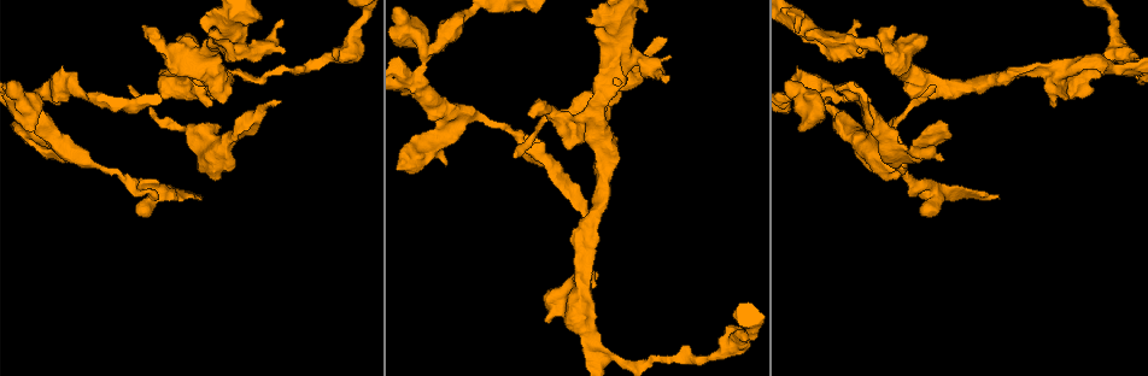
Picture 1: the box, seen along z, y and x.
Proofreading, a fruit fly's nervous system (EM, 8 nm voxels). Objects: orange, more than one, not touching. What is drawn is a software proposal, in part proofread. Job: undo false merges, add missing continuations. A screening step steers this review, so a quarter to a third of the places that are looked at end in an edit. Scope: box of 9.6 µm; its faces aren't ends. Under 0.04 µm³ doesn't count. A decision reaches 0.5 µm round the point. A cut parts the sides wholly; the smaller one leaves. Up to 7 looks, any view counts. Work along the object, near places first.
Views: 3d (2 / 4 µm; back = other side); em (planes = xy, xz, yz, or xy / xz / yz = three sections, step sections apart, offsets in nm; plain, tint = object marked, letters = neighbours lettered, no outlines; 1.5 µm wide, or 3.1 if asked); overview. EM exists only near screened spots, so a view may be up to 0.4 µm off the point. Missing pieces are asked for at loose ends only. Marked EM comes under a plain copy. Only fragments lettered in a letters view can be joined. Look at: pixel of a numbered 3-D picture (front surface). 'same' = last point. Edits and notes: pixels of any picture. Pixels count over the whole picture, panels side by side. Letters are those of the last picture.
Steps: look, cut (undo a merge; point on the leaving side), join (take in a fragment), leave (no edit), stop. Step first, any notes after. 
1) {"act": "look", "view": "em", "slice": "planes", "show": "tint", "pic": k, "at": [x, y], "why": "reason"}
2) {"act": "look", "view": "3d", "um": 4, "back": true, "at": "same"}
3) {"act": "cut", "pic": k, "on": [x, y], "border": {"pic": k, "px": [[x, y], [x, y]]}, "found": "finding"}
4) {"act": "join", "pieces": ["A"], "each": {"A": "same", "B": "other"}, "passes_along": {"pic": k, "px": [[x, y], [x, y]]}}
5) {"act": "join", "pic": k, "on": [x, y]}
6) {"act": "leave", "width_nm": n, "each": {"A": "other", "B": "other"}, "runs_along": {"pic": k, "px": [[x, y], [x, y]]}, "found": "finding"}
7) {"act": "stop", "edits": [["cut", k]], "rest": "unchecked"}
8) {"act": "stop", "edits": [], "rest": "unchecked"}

{"act": "look", "view": "3d", "um": 2, "pic": 1, "at": [854, 20], "why": "an open end"}

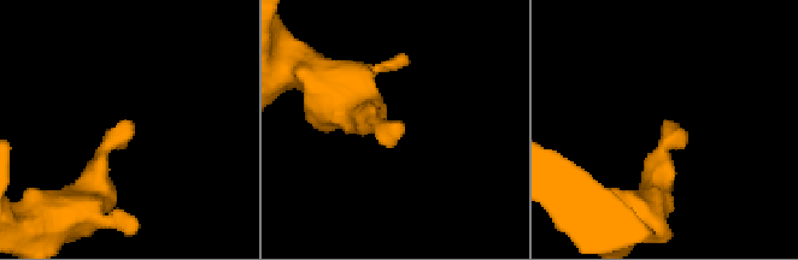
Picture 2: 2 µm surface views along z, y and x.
{"act": "look", "view": "em", "slice": "xz", "step": 8, "show": "letters", "pic": 2, "at": [132, 123], "why": "need the tissue"}

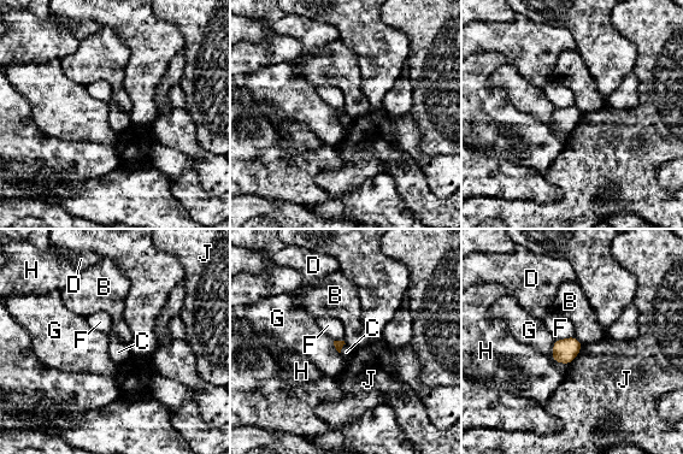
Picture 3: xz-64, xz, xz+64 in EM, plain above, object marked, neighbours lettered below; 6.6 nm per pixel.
{"act": "look", "view": "em", "slice": "planes", "show": "letters", "at": "same"}

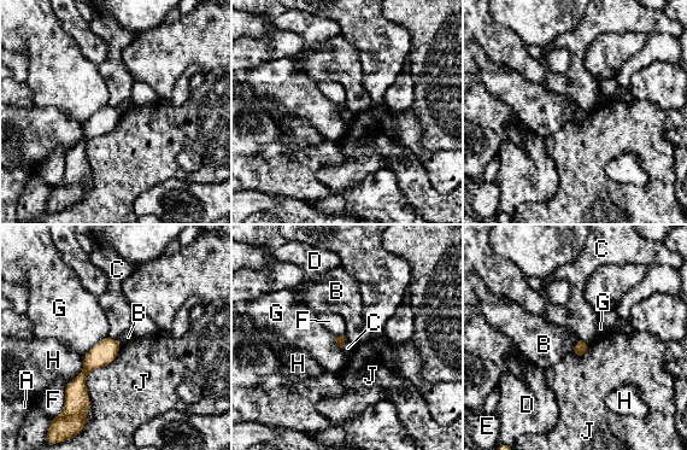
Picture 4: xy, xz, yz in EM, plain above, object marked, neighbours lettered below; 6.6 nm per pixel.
{"act": "leave", "each": {"A": "other", "B": "other", "C": "other", "D": "other", "E": "other", "F": "other", "G": "other", "H": "other", "J": "other"}, "border": {"pic": 4, "px": [[579, 339], [571, 352]]}, "found": "none of them fits"}

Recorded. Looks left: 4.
{"act": "look", "view": "3d", "um": 4, "pic": 1, "at": [865, 167], "why": "an open end"}

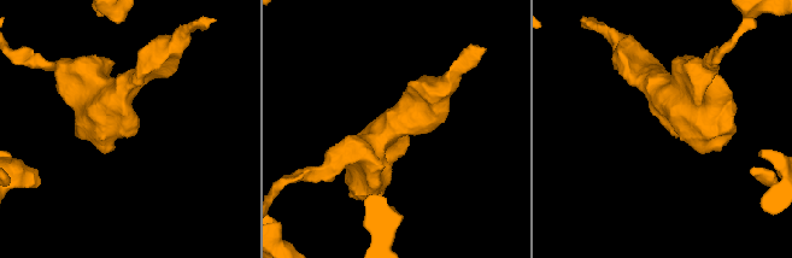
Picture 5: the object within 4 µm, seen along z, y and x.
{"act": "look", "view": "em", "slice": "planes", "show": "letters", "pic": 5, "at": [126, 130]}

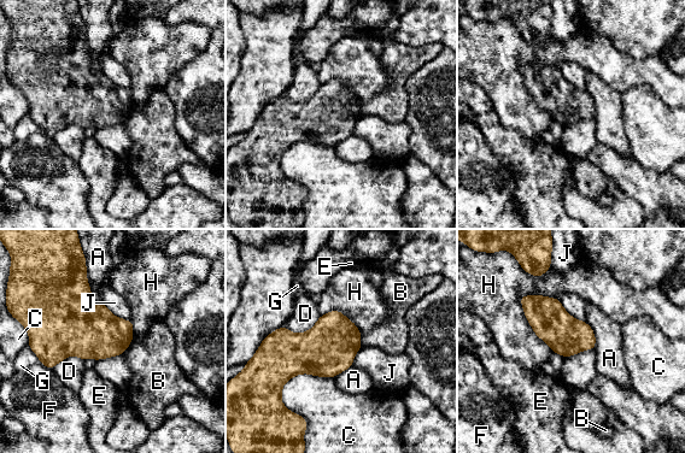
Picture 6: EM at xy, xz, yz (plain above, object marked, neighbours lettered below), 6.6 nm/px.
{"act": "leave", "longest_contact_nm": ["H", 420], "each": {"A": "other", "B": "other", "C": "other", "D": "other", "E": "other", "F": "other", "G": "other", "H": "other", "J": "other"}, "border": {"pic": 6, "px": [[101, 303], [133, 323], [133, 339]]}, "found": "none of them fits"}

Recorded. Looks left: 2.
{"act": "look", "view": "3d", "um": 4, "pic": 1, "at": [541, 157]}

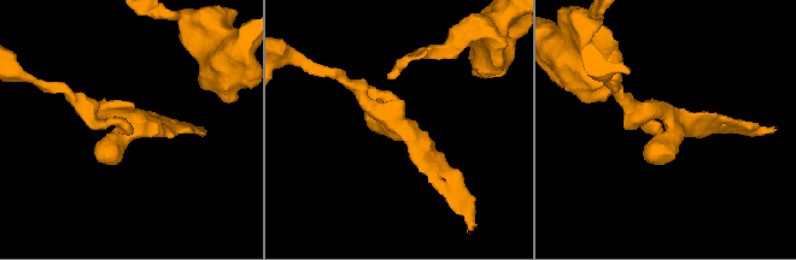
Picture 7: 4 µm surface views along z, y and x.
{"act": "look", "view": "em", "slice": "planes", "show": "letters", "pic": 7, "at": [670, 122]}

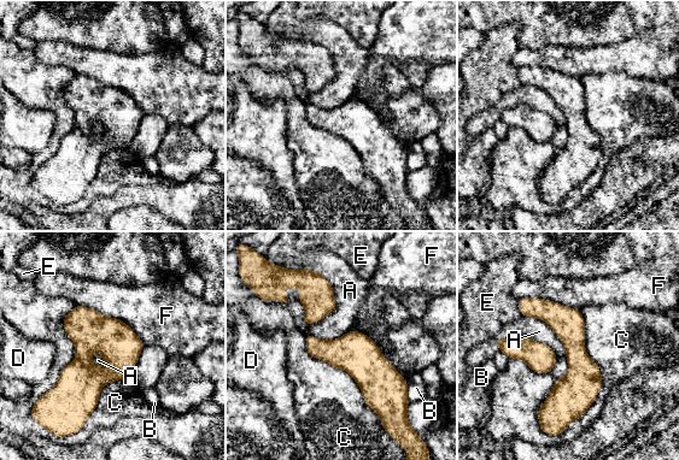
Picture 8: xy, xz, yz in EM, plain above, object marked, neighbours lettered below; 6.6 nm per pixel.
{"act": "leave", "width_nm": 280, "longest_contact_nm": ["C", 800], "each": {"A": "other", "B": "other", "C": "other", "D": "other", "E": "other", "F": "other"}, "found": "continuous, no second cell"}

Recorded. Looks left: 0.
{"act": "stop", "edits": [], "rest": "unchecked"}

